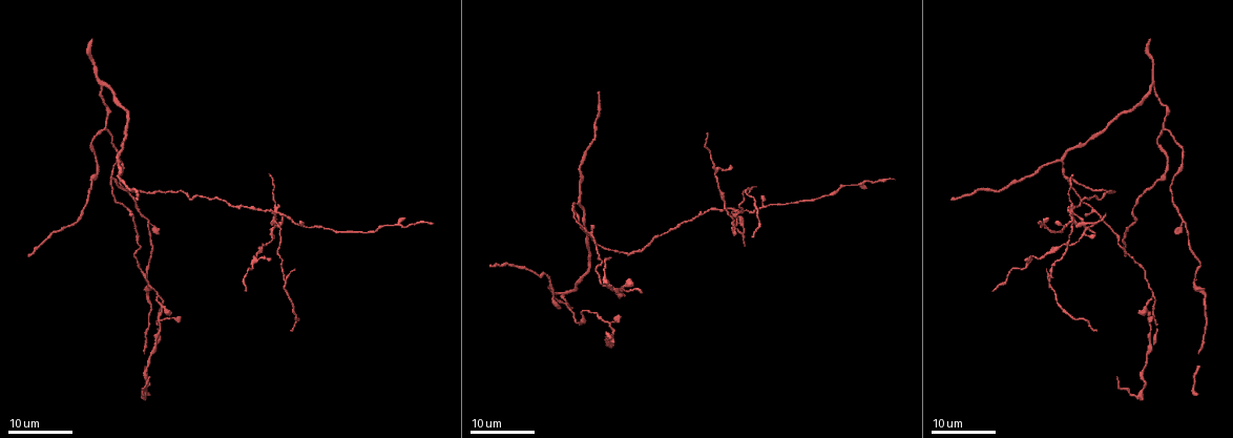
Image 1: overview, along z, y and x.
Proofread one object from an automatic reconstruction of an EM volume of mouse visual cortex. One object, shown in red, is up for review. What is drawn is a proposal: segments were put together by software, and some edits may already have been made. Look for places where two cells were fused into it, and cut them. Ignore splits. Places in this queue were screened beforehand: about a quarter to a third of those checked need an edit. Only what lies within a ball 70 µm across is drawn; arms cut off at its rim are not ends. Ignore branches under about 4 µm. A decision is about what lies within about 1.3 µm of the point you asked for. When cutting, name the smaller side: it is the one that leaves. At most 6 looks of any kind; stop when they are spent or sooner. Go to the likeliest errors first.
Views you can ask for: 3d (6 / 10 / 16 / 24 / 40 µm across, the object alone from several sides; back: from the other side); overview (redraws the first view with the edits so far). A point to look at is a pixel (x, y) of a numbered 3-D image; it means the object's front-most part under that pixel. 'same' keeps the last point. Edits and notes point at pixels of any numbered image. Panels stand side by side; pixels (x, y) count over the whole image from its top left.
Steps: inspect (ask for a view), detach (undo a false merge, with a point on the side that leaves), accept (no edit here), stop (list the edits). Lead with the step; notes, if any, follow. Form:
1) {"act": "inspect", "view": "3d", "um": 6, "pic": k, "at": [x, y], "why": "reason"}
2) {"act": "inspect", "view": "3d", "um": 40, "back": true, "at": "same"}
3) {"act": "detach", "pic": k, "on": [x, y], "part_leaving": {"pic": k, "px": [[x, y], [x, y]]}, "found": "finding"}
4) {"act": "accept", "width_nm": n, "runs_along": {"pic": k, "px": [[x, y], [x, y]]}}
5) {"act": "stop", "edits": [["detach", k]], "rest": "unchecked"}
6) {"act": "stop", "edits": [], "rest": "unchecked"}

{"act": "inspect", "view": "3d", "um": 24, "pic": 1, "at": [275, 213], "why": "four or more arms meet"}

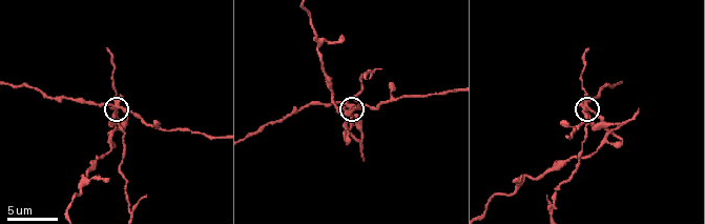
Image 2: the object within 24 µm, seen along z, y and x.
{"act": "inspect", "view": "3d", "um": 6, "pic": 2, "at": [588, 107]}

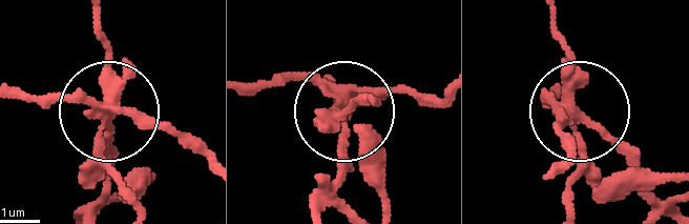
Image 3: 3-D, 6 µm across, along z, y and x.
{"act": "detach", "pic": 3, "on": [108, 47], "found": "two cells meet here"}

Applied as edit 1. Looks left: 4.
{"act": "inspect", "view": "overview", "why": "redraw"}

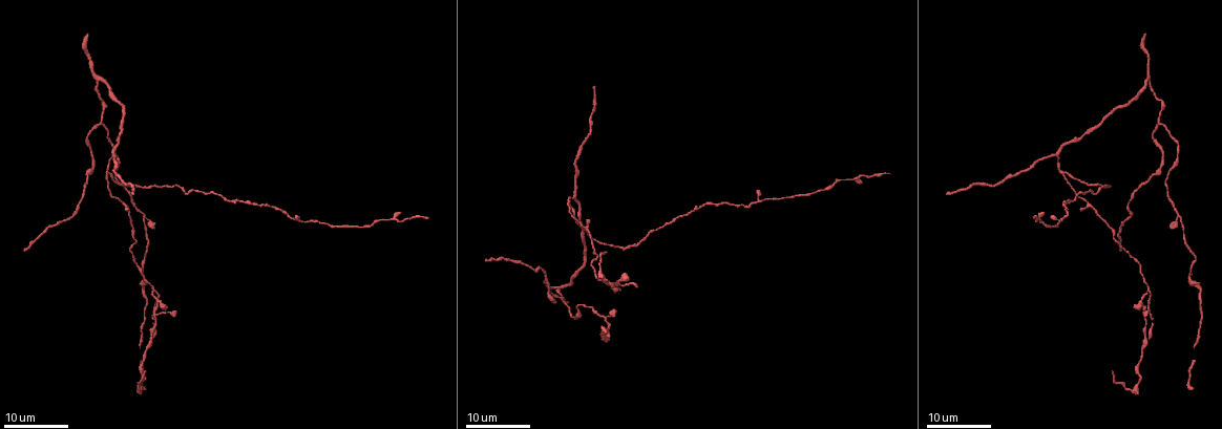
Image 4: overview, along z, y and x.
{"act": "inspect", "view": "3d", "um": 24, "pic": 4, "at": [154, 290], "why": "two arms in line, one across"}

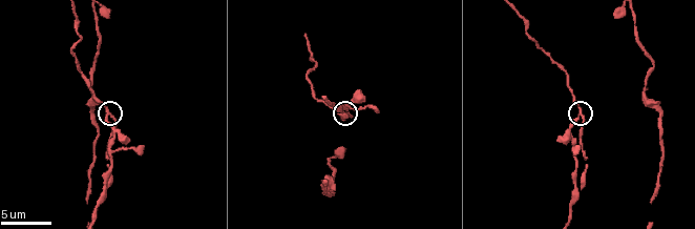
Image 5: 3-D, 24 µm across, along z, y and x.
{"act": "inspect", "view": "3d", "um": 6, "pic": 5, "at": [581, 114], "why": "closer look"}

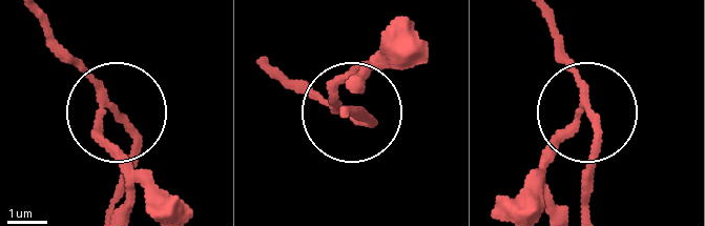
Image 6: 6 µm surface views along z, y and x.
{"act": "detach", "pic": 6, "on": [116, 150], "part_leaving": {"pic": 6, "px": [[104, 106], [124, 203]]}, "found": "two cells meet here"}

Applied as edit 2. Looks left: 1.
{"act": "stop", "edits": [["detach", 3], ["detach", 6]], "rest": "unchecked"}

